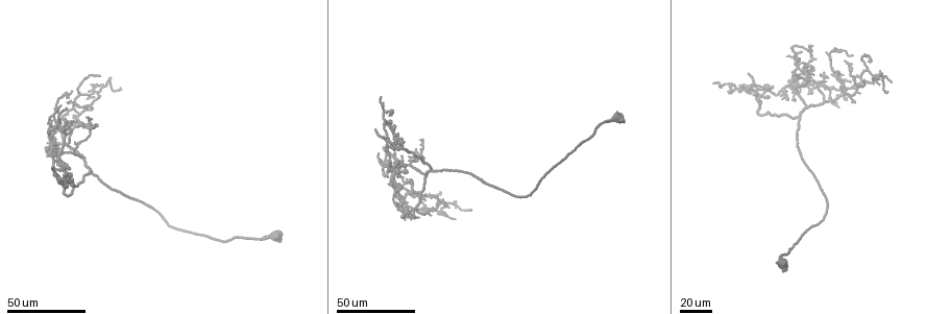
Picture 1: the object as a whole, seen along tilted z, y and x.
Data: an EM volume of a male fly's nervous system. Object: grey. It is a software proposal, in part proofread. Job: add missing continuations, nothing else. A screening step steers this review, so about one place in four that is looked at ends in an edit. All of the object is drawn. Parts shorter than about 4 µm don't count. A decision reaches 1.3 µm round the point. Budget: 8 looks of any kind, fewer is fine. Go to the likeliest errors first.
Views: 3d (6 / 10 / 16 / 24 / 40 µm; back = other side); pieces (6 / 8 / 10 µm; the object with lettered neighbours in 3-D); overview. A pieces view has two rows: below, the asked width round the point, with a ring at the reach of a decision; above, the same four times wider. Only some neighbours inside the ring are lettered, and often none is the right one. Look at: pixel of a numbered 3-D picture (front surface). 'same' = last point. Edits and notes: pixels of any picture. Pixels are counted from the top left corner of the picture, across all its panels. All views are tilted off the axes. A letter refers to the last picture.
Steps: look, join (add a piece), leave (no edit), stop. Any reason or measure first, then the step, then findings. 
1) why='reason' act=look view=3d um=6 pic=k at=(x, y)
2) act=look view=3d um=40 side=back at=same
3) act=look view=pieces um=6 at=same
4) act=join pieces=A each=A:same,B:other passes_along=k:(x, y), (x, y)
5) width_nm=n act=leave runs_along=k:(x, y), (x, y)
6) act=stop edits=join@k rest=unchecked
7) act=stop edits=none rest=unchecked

why='branch stops here' act=look view=3d um=40 pic=1 at=(747, 75)

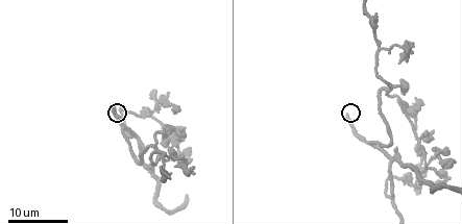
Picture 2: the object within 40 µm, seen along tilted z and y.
act=look view=pieces um=10 pic=2 at=(114, 102)

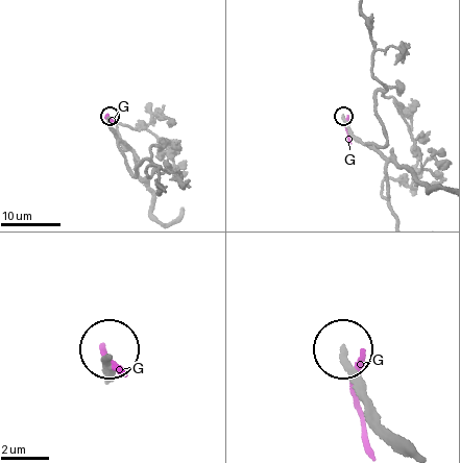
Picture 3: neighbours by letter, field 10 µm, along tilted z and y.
act=leave each=G:other runs_along=3:(143, 178), (135, 151), (118, 137), (110, 117) found='no lettered piece goes on from it'

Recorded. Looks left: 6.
why='end of a long branch' act=look view=3d um=24 pic=2 at=(169, 177)

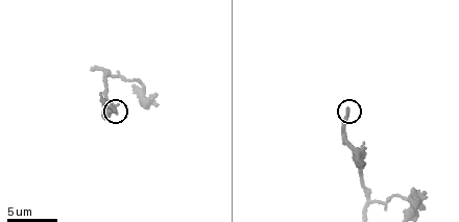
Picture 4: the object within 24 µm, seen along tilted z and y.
why='see the neighbours' act=look view=pieces um=6 pic=4 at=(115, 112)

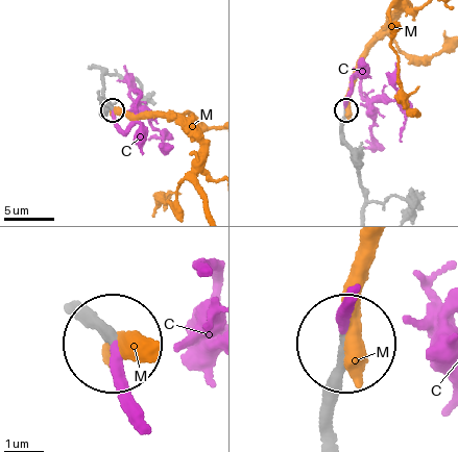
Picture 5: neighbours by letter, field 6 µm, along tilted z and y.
width_nm=270 act=join pieces=C each=C:same,M:other passes_along=5:(335, 435), (348, 296) found='the neuron continues'

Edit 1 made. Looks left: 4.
why='tapers out' act=look view=3d um=40 pic=1 at=(54, 140)

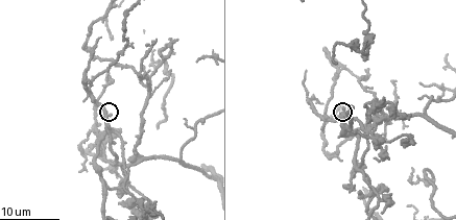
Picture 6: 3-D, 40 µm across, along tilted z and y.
act=look view=pieces um=10 pic=6 at=(112, 113)

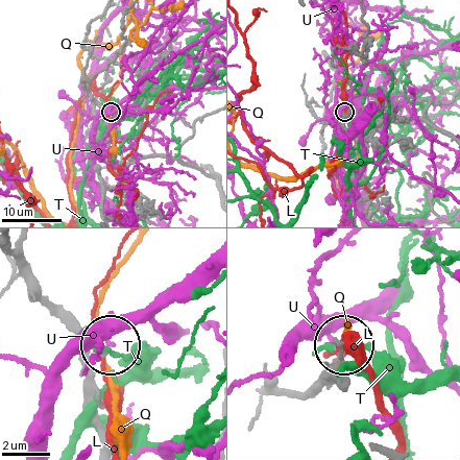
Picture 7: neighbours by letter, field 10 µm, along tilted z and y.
act=leave each=L:other,Q:other,T:other,U:other found='no lettered piece goes on from it'

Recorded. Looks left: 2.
why='free end' act=look view=3d um=24 pic=1 at=(93, 118)

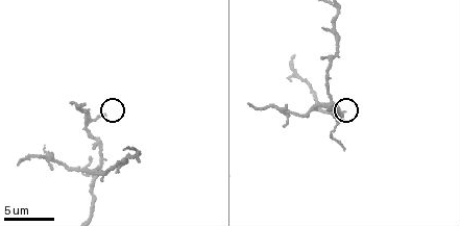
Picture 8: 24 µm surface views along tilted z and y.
why='see the neighbours' act=look view=pieces um=6 pic=8 at=(104, 114)

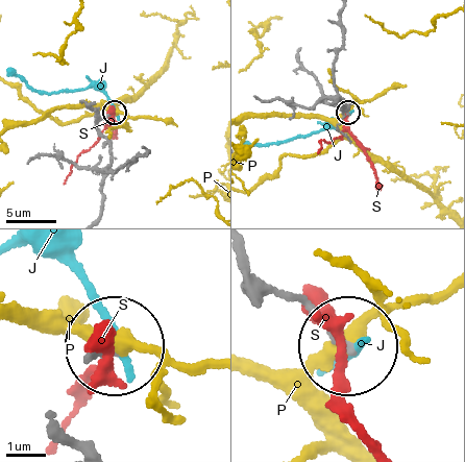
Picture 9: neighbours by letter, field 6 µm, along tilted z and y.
width_nm=150 act=leave each=J:other,P:other,S:other found='none of them fits'

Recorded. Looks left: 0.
act=stop edits=join@5 rest=unchecked

